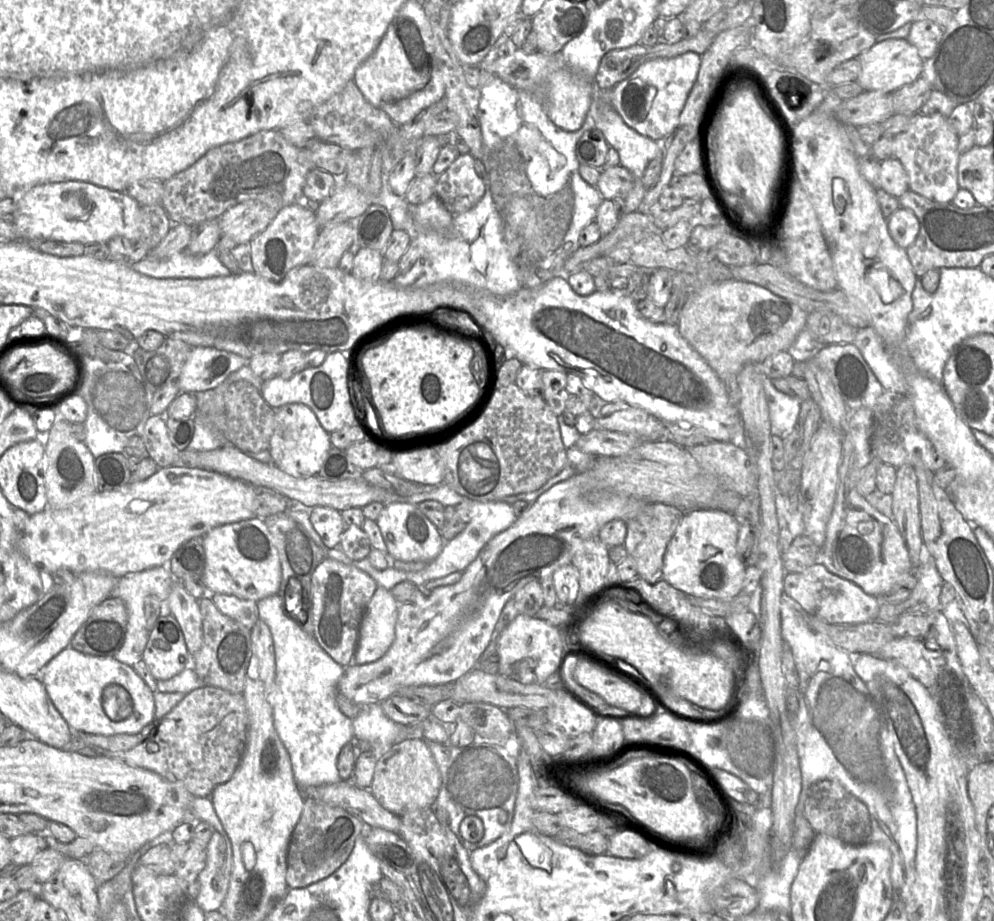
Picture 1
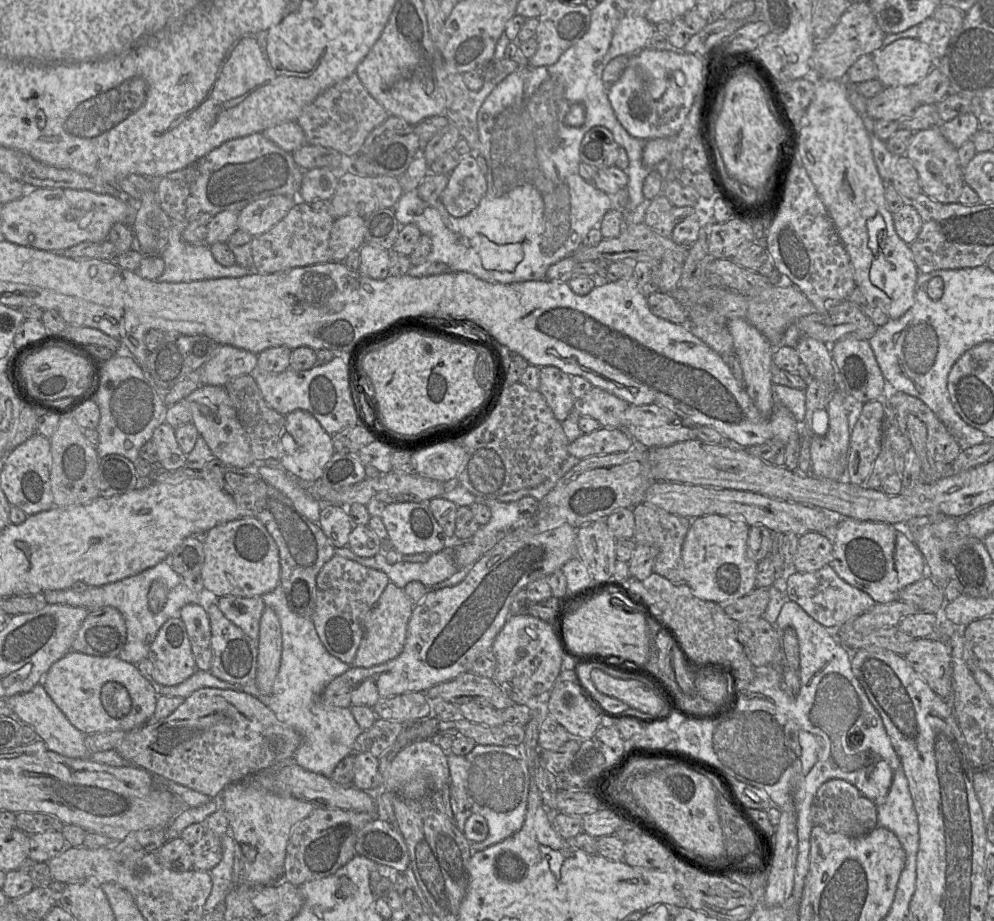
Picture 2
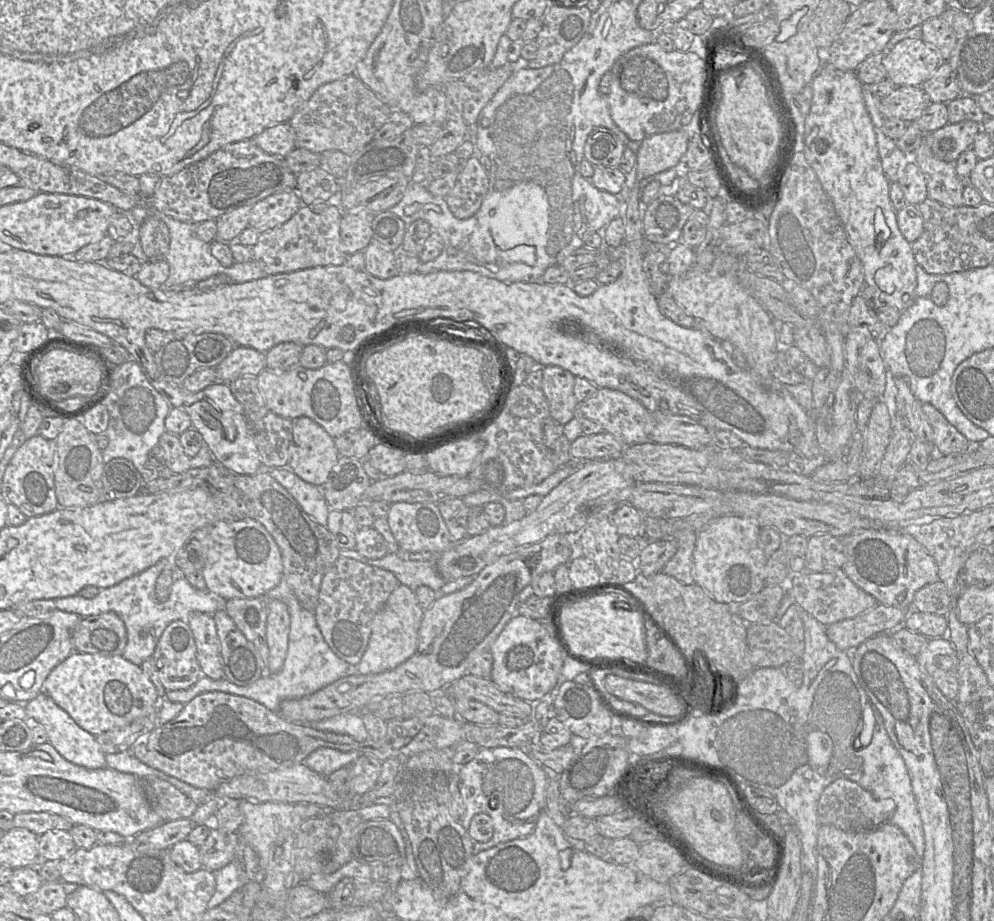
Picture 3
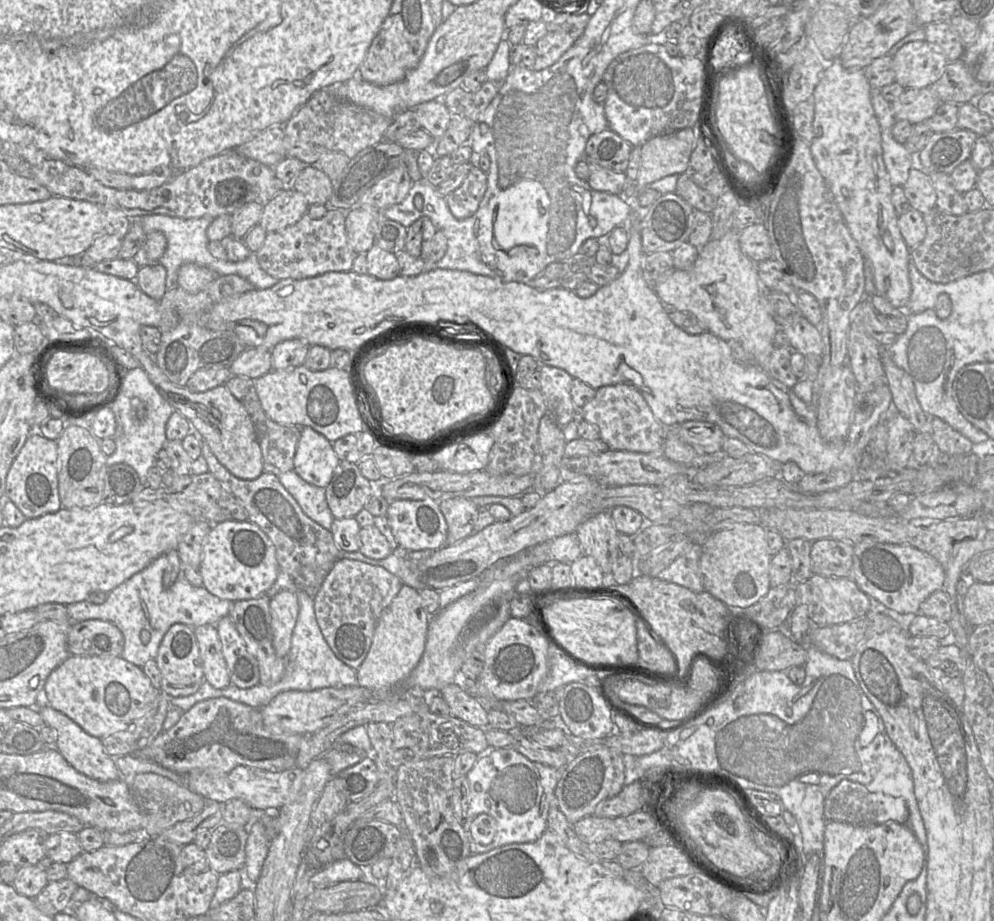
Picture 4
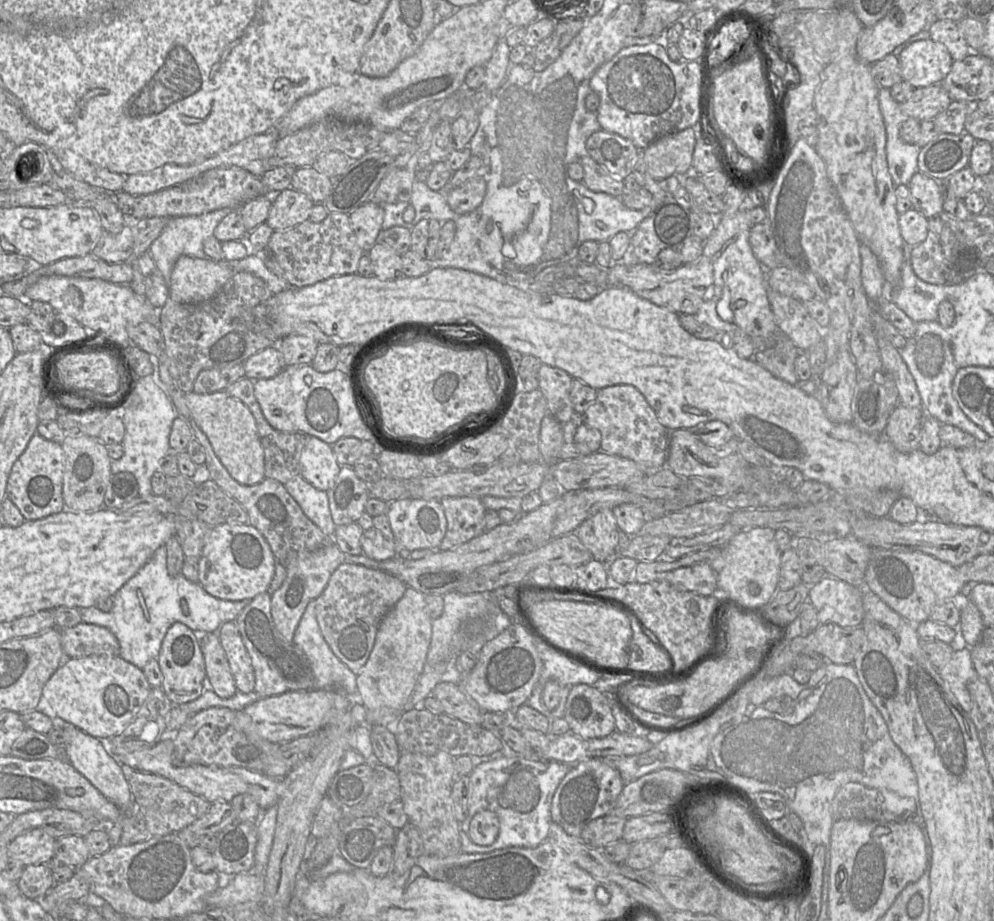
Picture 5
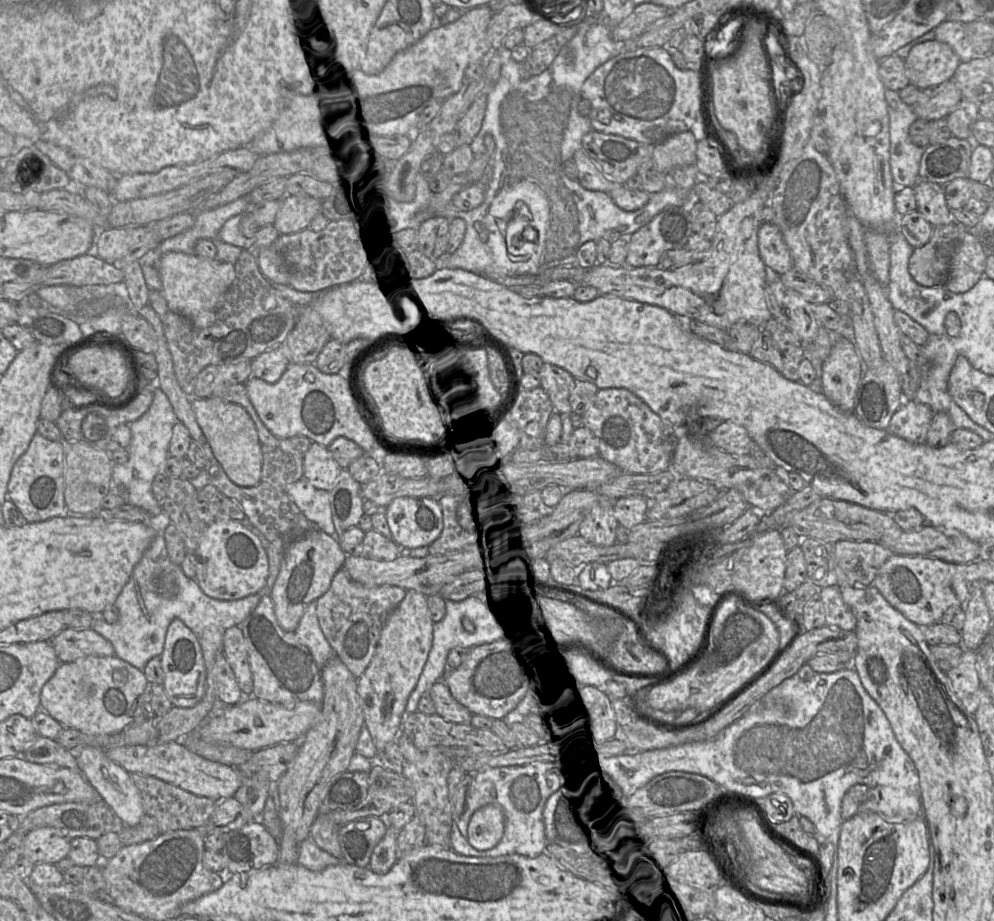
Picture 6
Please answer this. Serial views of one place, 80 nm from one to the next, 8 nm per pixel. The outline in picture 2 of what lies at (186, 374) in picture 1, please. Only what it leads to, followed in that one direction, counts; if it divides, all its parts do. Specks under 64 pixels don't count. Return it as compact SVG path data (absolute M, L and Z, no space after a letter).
M219 345L217 353L201 367L201 384L225 386L227 382L257 369L258 354L230 345Z

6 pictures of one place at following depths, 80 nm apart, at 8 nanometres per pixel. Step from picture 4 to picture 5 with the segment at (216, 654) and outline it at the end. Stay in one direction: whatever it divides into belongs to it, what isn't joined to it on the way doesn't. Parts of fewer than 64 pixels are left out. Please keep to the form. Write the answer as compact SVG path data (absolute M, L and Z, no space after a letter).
M194 632L201 641L209 687L220 698L230 698L238 690L217 633Z

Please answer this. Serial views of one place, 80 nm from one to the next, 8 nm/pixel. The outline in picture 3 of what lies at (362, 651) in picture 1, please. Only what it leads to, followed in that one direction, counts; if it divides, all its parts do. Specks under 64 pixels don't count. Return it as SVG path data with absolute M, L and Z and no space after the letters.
M399 583L372 619L366 650L356 665L358 674L382 673L397 667L410 658L418 648L419 627L423 613L424 610L419 606L414 590Z

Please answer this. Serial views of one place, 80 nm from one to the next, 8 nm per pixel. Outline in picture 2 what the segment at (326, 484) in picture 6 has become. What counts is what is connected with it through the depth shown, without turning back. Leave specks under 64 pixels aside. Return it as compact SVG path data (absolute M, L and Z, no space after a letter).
M295 410L285 415L285 419L281 465L287 473L299 481L315 482L320 479L326 464L335 452L332 435L327 433L318 420L307 411Z

